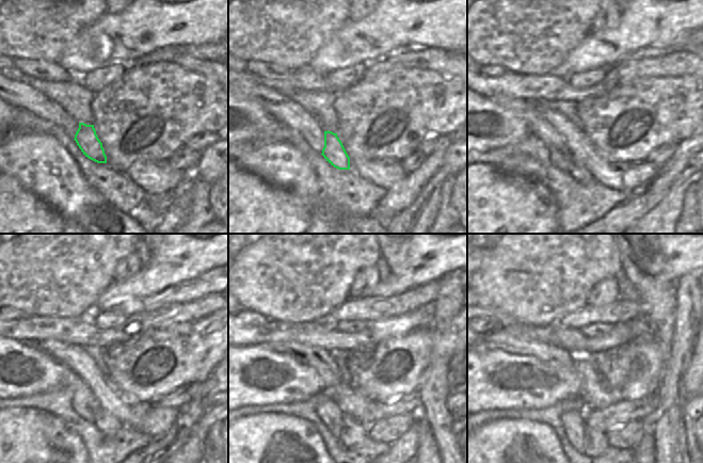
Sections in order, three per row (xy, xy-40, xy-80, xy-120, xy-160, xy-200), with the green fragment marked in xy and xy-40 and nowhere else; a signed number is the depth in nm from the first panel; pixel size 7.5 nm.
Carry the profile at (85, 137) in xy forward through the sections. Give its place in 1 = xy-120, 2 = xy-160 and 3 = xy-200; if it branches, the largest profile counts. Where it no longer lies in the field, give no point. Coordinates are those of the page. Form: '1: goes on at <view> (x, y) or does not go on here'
1: goes on at xy-120 (105, 421)
2: goes on at xy-160 (353, 433)
3: goes on at xy-200 (595, 443)

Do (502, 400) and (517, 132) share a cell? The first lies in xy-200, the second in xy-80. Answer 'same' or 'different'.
same

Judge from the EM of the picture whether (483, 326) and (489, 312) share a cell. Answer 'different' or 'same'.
different

